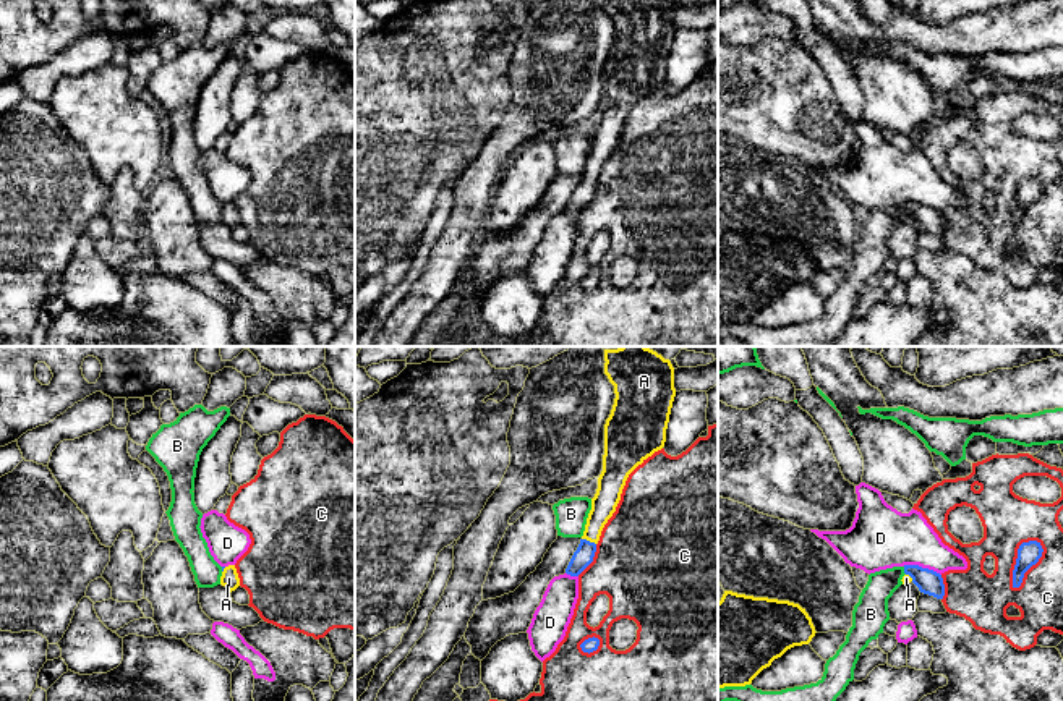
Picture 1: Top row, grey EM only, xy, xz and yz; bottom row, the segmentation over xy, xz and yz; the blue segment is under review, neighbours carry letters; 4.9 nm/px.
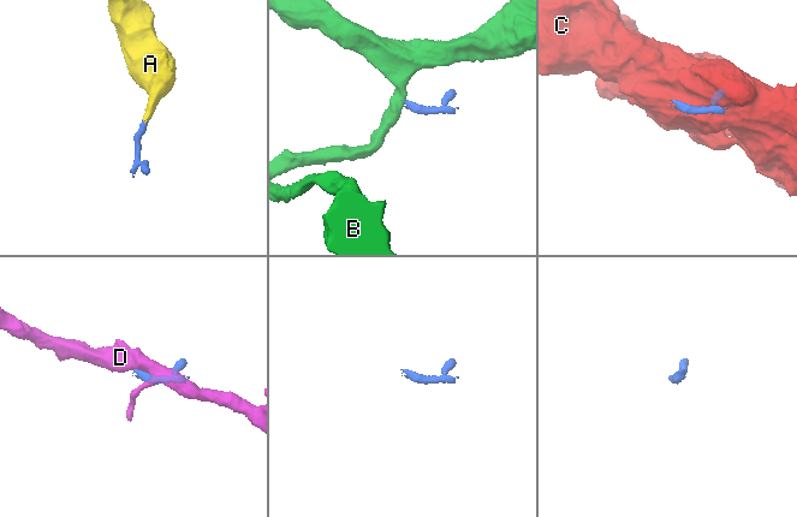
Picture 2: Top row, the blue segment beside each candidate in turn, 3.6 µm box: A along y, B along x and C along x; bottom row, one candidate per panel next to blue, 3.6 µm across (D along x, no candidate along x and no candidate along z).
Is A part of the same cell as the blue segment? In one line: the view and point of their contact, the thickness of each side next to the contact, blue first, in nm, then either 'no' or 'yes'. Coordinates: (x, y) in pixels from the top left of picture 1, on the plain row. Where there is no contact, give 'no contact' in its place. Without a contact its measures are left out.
xz (589, 178) | 100/120 nm | yes

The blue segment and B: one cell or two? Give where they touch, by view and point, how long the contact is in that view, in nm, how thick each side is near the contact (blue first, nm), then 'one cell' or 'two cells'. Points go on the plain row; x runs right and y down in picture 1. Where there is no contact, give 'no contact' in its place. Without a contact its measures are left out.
contact yz (905, 208); length 40 nm; calibres 120 and 160 nm; two cells

